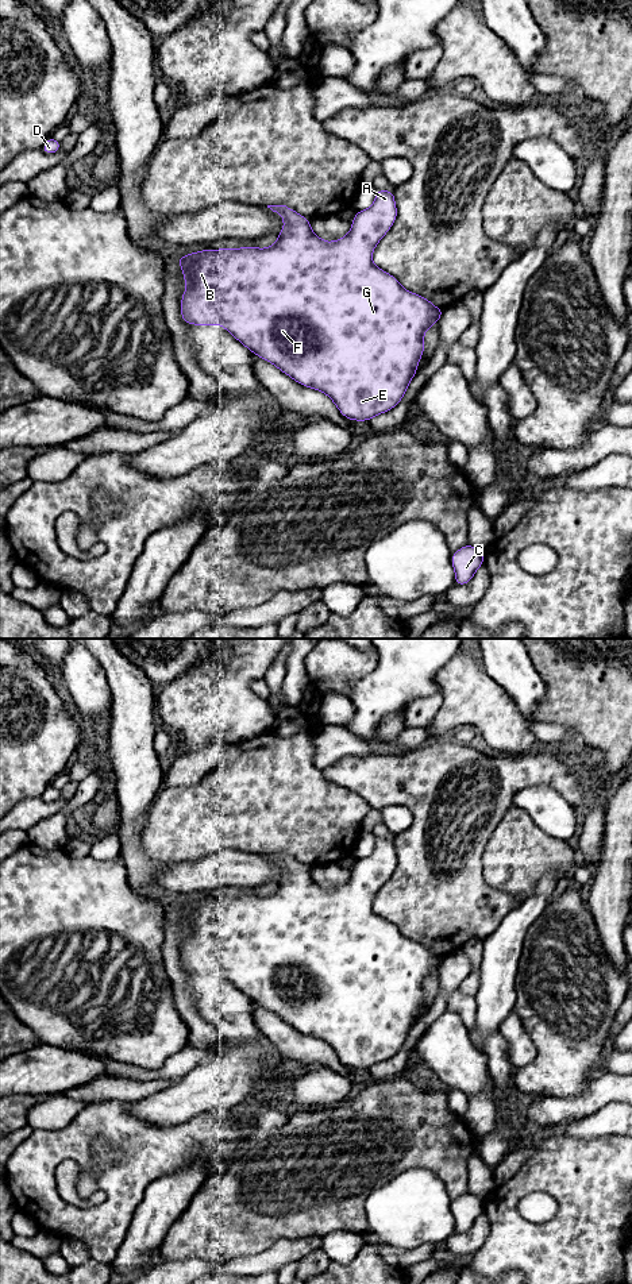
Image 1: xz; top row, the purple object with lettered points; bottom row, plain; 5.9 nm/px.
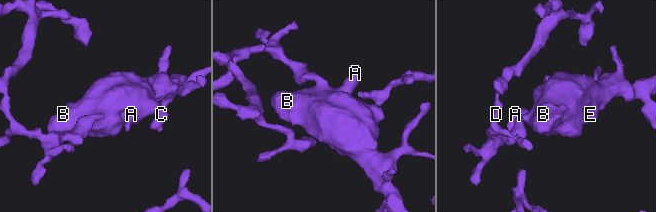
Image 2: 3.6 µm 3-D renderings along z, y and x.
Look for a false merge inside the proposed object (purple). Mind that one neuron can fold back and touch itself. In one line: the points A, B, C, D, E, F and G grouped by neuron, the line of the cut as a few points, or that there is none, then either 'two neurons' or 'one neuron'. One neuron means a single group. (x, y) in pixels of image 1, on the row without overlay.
A B C D E F G; no cut; one neuron

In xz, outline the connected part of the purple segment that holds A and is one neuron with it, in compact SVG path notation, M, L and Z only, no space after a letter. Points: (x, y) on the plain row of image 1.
M377 837L375 848L370 856L355 860L351 870L350 880L334 890L320 887L311 876L311 868L297 861L286 853L267 853L273 860L284 867L284 876L278 882L277 890L265 897L240 895L240 897L205 897L203 899L190 901L178 905L178 914L182 917L182 924L186 930L185 940L181 945L181 967L185 972L212 973L217 972L226 976L238 990L248 996L254 1003L270 1010L278 1018L294 1027L302 1034L316 1037L327 1042L348 1068L369 1069L374 1064L386 1061L400 1052L412 1026L417 1021L417 1013L424 1002L424 982L431 973L439 971L443 956L436 956L429 948L416 941L412 941L401 934L398 928L373 911L371 903L379 888L388 882L397 867L397 855L393 838Z

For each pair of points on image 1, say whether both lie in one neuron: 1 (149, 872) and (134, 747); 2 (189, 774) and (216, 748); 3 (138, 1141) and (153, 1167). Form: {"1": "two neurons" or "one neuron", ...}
{"1": "one neuron", "2": "one neuron", "3": "one neuron"}

